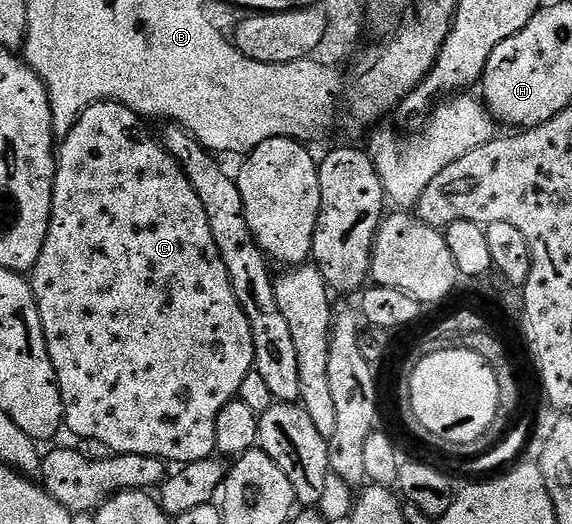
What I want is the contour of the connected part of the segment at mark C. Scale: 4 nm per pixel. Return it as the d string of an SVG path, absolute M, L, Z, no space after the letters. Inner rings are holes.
M98 101L90 106L83 115L76 121L76 125L70 131L68 137L63 138L58 149L58 160L56 163L56 182L54 183L54 195L52 196L52 214L50 215L50 227L46 235L46 243L42 247L42 255L38 263L33 267L30 274L30 284L32 293L36 296L36 306L42 319L42 331L46 335L46 347L50 351L50 363L56 372L56 382L62 395L64 404L64 425L76 437L85 437L88 441L97 441L100 445L105 445L105 450L113 454L129 453L130 455L142 455L143 457L158 457L165 463L177 461L177 466L183 467L201 461L216 453L215 428L218 427L218 411L226 407L226 403L237 400L242 379L254 368L254 335L250 331L250 323L234 295L234 287L230 275L226 271L226 263L222 263L222 255L214 243L214 235L210 235L210 219L206 219L206 207L202 207L202 199L194 191L192 184L188 182L188 176L184 173L184 168L173 159L172 154L160 144L155 136L148 137L144 130L145 122L136 116L134 111L130 111L125 105L119 105L116 101Z

